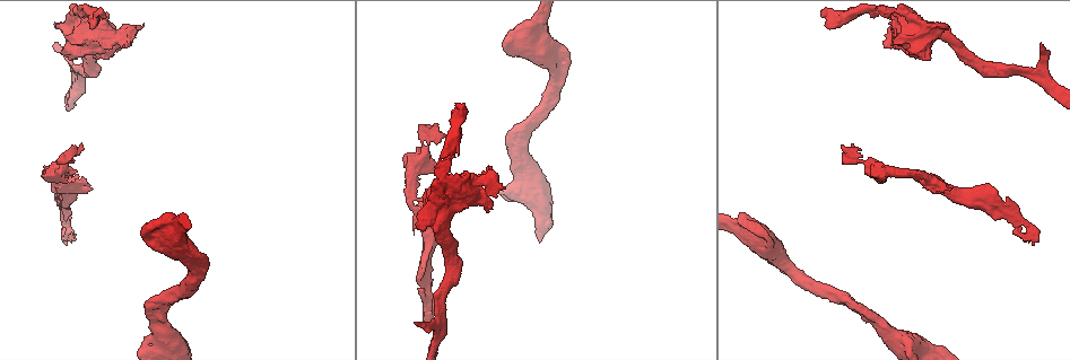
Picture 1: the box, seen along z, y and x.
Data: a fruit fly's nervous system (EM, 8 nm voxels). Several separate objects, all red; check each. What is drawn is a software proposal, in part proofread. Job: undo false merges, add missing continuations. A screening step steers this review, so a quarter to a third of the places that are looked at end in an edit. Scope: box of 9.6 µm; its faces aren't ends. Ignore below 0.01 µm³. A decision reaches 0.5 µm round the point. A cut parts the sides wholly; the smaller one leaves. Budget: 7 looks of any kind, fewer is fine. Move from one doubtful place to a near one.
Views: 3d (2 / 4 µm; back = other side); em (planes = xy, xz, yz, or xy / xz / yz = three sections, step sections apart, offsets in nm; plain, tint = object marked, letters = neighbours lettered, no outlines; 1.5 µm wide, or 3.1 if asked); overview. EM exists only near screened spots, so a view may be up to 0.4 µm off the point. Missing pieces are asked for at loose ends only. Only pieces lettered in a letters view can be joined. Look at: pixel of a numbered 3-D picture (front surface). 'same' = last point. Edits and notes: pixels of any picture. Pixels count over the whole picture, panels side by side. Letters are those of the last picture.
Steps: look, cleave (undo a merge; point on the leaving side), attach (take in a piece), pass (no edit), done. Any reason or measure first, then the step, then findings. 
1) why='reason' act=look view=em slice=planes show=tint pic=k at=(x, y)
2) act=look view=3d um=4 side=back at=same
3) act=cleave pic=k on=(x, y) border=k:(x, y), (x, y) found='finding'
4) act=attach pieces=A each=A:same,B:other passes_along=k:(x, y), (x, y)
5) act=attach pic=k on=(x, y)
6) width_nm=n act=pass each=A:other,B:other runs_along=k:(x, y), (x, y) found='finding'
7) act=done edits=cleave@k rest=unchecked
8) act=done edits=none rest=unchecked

why='side arm on a straight run' act=look view=3d um=2 pic=1 at=(80, 78)

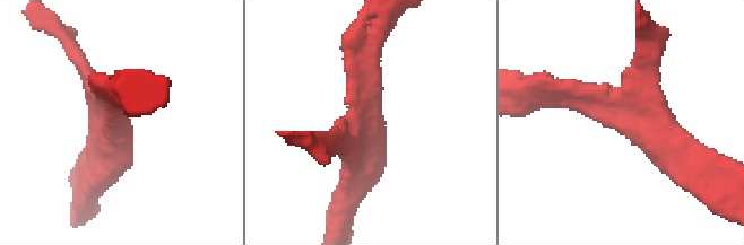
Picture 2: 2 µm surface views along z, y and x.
arms=3 act=look view=em slice=planes show=tint pic=2 at=(369, 106)

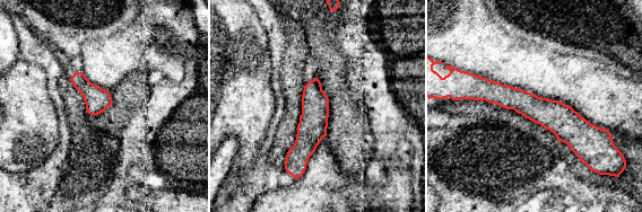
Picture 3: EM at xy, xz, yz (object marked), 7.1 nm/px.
why='what lies round it' act=look view=em slice=planes show=letters at=same

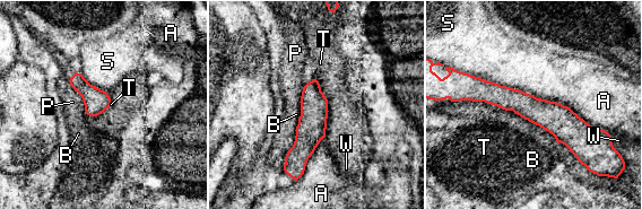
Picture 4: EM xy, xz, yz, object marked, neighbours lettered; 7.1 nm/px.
act=pass each=A:other,B:other,P:other,S:other,T:other,W:other border=4:(463, 72), (560, 103) found='all the same cell'

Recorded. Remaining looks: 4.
why='free end' act=look view=3d um=2 pic=1 at=(883, 43)

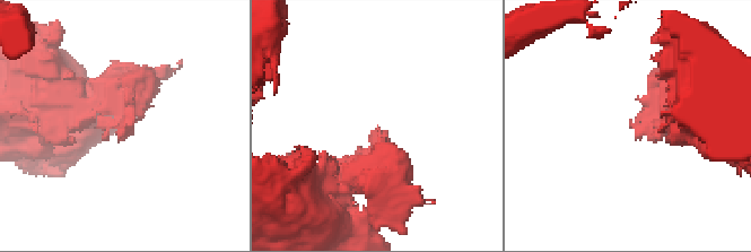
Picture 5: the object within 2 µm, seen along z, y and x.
why='need the tissue' act=look view=em slice=xy step=4 show=letters pic=5 at=(125, 122)

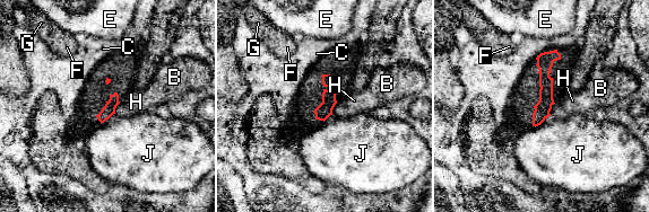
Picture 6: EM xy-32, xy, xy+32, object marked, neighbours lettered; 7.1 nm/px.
act=look view=em slice=planes show=letters at=same

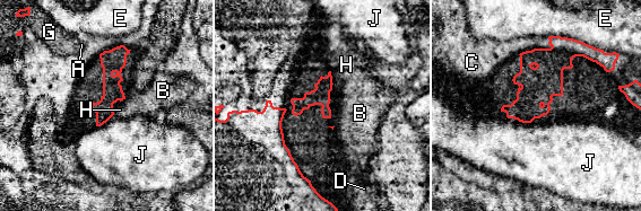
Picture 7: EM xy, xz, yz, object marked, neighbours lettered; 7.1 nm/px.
width_nm=140 longest_contact=E:320nm act=pass each=A:other,B:other,C:other,D:other,E:other,G:other,H:other,J:other found='none of them fits'

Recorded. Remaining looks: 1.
act=done edits=none rest=unchecked

